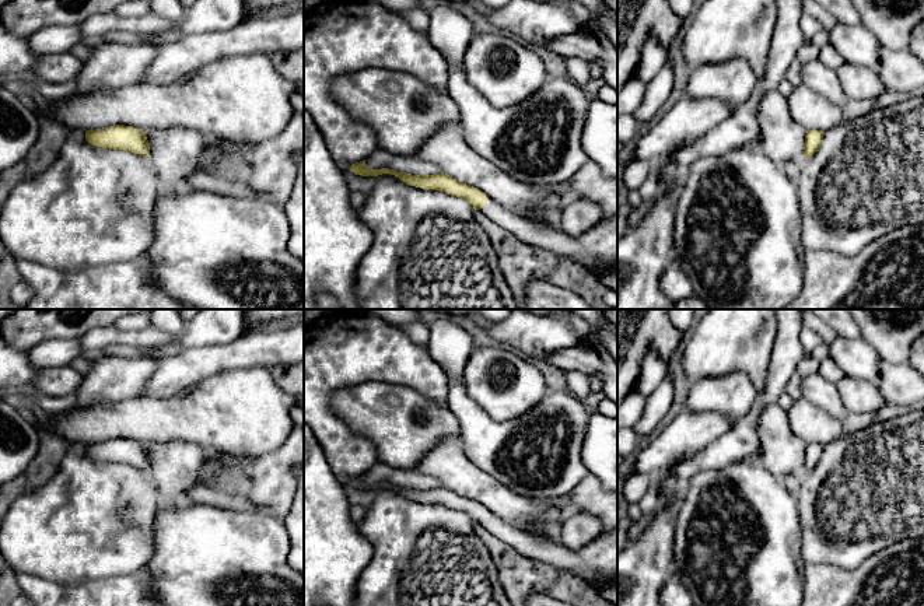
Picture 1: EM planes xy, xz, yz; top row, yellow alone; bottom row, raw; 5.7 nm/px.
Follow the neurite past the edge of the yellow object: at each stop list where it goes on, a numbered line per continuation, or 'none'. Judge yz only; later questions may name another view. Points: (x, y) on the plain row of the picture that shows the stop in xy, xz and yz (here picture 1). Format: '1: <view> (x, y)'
none

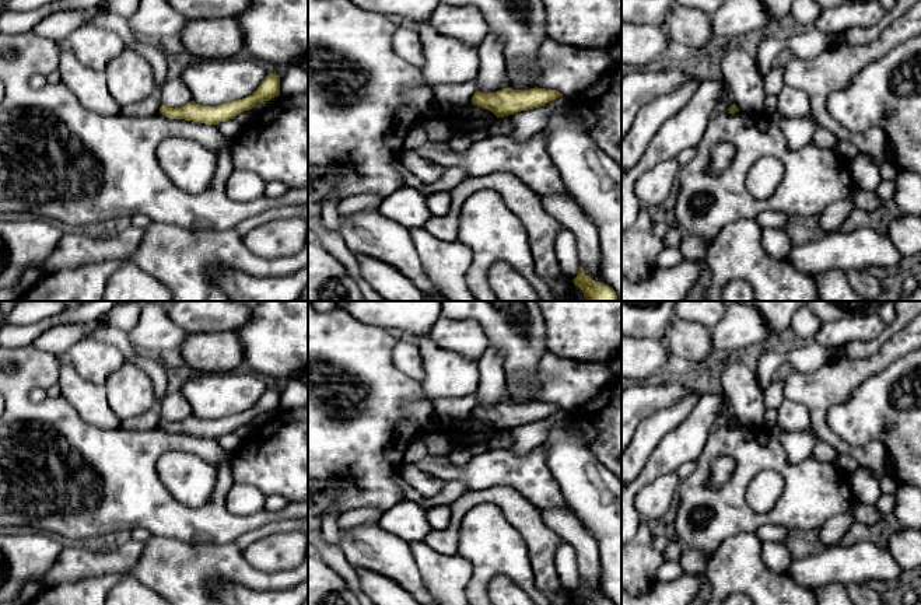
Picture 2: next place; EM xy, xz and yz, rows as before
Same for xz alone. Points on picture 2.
none

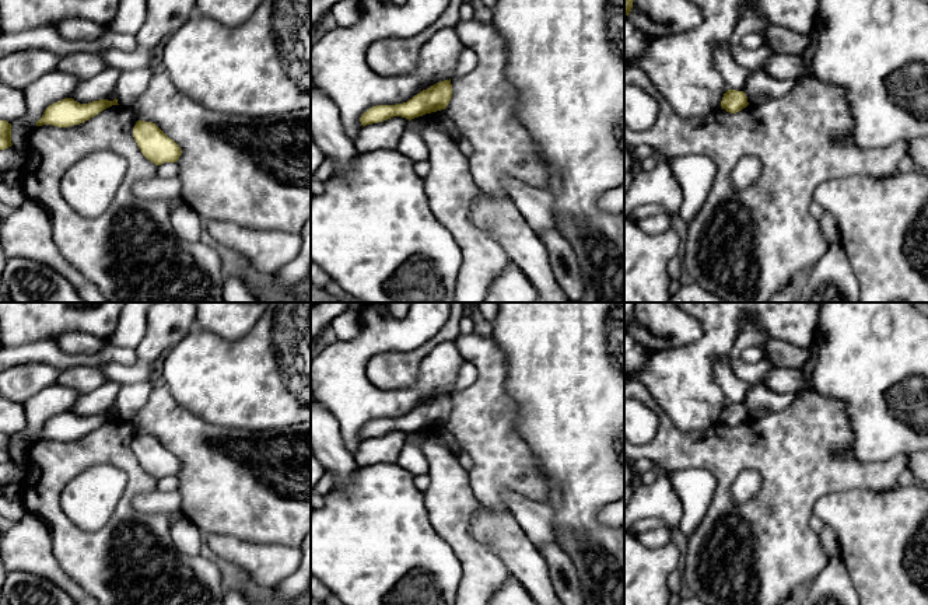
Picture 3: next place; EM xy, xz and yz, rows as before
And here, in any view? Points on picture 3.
none

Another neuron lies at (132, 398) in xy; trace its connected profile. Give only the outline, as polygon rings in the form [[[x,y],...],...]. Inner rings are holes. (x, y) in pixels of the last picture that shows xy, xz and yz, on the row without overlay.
[[[150,382],[122,385],[115,402],[118,417],[132,422],[140,409],[147,403],[151,391],[153,385]]]

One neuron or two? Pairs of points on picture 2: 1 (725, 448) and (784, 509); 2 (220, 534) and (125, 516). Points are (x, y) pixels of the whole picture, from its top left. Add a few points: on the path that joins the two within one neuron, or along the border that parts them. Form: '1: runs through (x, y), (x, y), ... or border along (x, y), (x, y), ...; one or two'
1: runs through (749, 448), (767, 453), (790, 475), (790, 485); one
2: runs through (196, 525), (164, 516), (149, 516); one

